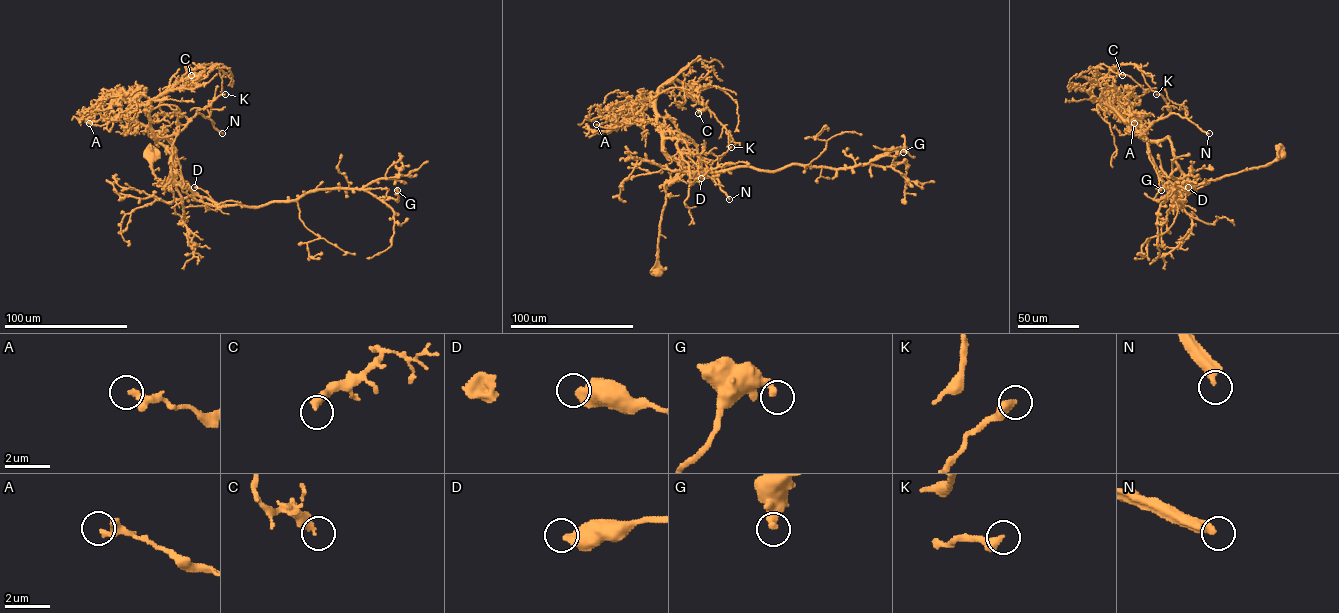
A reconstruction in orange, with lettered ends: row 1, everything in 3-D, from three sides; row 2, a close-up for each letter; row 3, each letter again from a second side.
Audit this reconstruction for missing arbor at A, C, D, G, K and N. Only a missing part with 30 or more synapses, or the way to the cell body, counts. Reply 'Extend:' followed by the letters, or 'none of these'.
Extend: N

